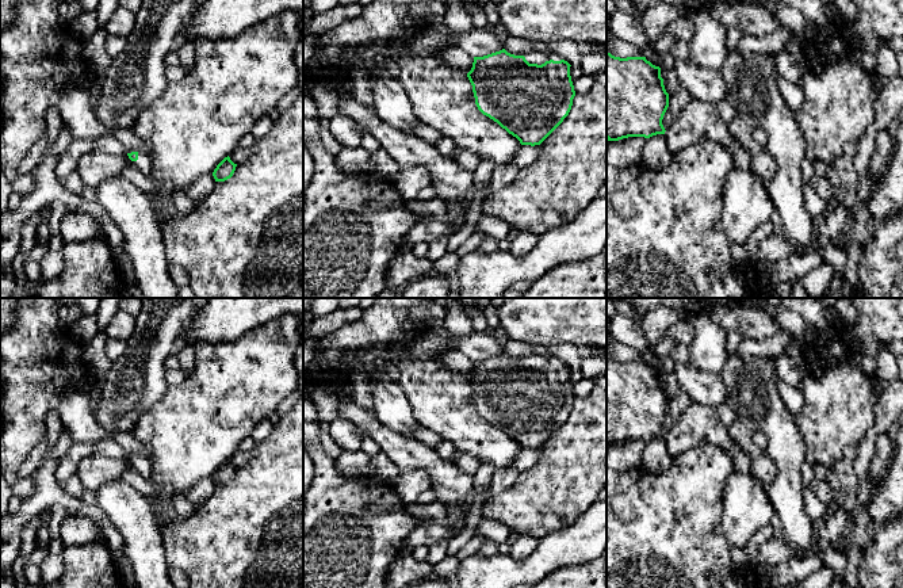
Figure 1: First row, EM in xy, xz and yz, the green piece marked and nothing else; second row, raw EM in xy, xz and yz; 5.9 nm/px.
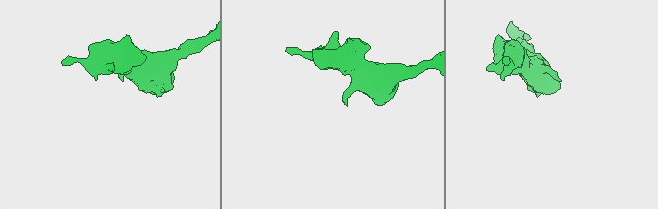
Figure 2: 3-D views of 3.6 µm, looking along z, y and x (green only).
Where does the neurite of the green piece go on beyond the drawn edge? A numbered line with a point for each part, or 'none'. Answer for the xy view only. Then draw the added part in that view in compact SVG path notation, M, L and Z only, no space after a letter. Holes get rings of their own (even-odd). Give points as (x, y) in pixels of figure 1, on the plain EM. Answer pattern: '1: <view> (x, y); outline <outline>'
1: xy (144, 468); outline M138 455L138 463L131 466L139 476L142 476L148 482L152 484L152 463L149 459Z

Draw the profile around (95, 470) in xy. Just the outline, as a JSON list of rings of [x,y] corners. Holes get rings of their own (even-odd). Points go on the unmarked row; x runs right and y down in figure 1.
[[[93,453],[79,462],[76,474],[85,489],[96,493],[104,484],[120,480],[127,466],[130,466],[127,457],[110,458]]]

